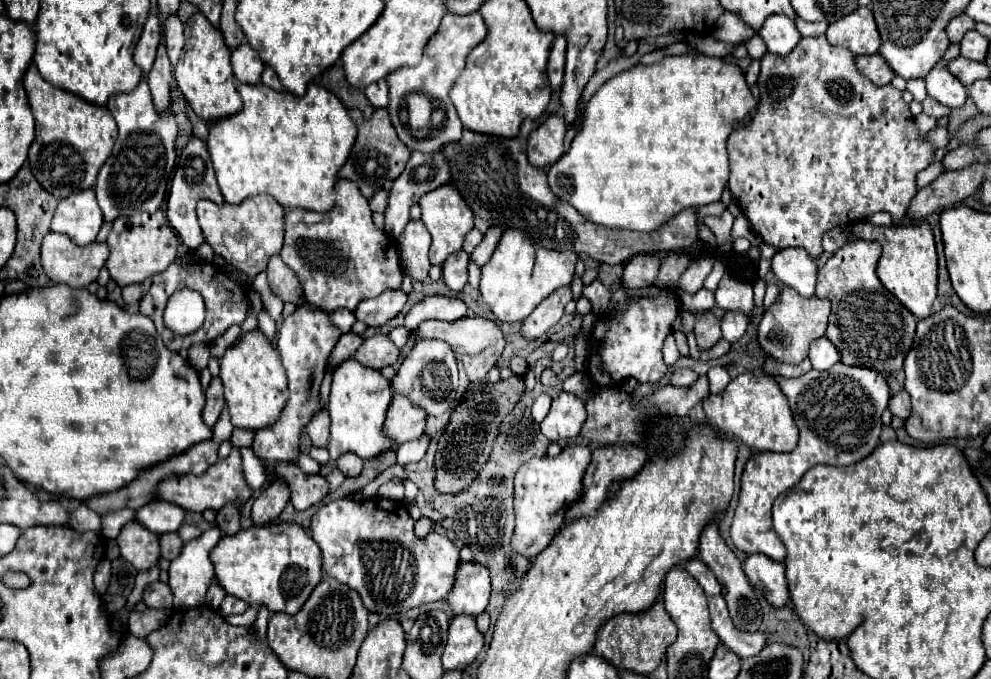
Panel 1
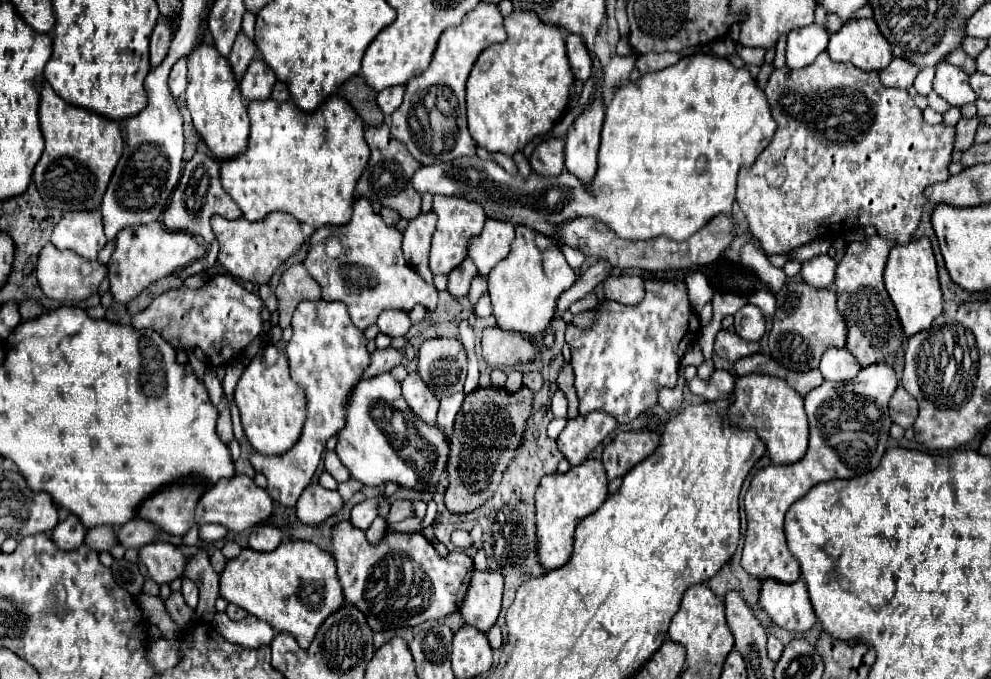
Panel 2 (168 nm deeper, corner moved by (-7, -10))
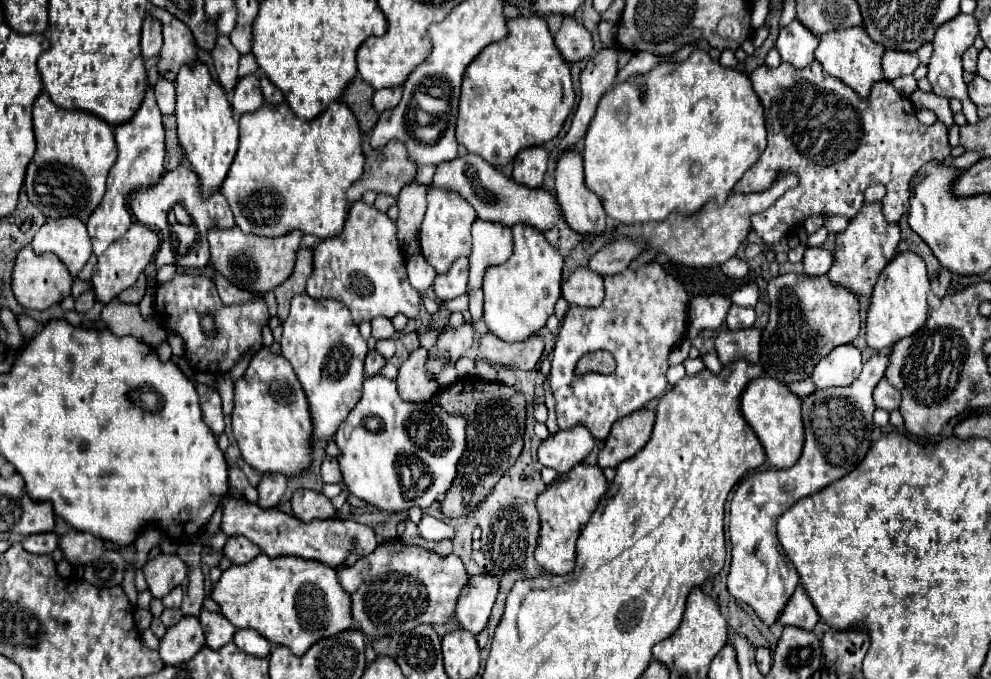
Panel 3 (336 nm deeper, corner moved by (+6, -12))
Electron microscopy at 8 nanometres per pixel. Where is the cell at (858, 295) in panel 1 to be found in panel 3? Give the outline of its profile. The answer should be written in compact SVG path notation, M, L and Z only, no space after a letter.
M866 202L862 206L862 212L858 212L858 216L854 216L854 220L850 220L848 228L836 236L834 264L828 272L828 278L834 284L850 288L858 298L870 300L876 278L880 276L880 272L888 264L888 260L894 256L898 242L900 242L900 226L886 222L886 218L882 216L880 202Z

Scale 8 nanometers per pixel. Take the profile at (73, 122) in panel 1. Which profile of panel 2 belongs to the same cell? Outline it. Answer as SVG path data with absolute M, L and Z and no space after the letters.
M43 82L39 102L39 124L45 138L45 150L35 166L33 180L47 206L57 210L99 210L105 188L123 152L119 122L67 104L55 90Z

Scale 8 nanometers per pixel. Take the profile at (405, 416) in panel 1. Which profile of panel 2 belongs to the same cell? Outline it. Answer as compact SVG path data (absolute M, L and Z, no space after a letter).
M409 372L409 376L401 382L401 388L403 388L403 398L407 400L409 408L415 412L415 416L421 418L423 422L429 422L429 426L435 426L439 400L423 384L423 380L417 376L417 372Z

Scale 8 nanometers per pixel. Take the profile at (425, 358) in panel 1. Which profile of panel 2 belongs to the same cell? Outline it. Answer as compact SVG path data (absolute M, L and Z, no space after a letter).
M457 338L425 340L417 354L417 374L437 398L463 392L467 354Z

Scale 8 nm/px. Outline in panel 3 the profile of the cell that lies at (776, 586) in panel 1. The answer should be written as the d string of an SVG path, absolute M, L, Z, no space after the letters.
M802 586L796 588L796 592L792 594L790 602L786 604L784 612L778 618L778 622L782 626L798 626L802 630L812 630L818 624L818 620L820 620L820 616Z

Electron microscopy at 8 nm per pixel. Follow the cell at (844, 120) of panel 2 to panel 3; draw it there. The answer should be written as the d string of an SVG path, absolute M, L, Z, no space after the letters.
M812 62L810 66L806 66L806 68L802 68L802 70L792 68L790 64L780 64L778 68L760 66L760 68L756 68L756 70L750 74L750 80L752 80L754 92L756 92L758 98L762 100L764 114L766 114L766 120L768 120L768 124L770 124L770 128L768 128L768 146L766 146L764 154L760 156L760 160L758 160L758 162L744 174L744 178L736 184L734 192L762 192L762 190L770 188L770 184L774 184L778 172L794 172L794 174L798 174L798 178L800 178L800 184L798 184L796 188L788 190L774 206L770 206L770 208L768 208L766 212L762 212L762 214L752 216L752 228L754 228L754 232L756 232L768 246L778 244L784 236L790 234L792 228L796 228L796 226L802 224L806 218L816 216L816 214L822 214L822 216L840 214L840 216L844 216L844 218L854 218L854 216L858 214L858 210L862 208L862 204L864 204L864 190L866 190L868 186L872 186L872 184L884 184L884 186L886 186L886 196L884 196L884 200L882 200L882 210L884 210L886 220L898 222L900 216L902 216L902 214L906 212L906 208L908 208L908 198L910 198L910 192L912 192L912 180L914 180L916 172L918 172L924 164L928 164L928 162L932 162L932 160L934 160L934 162L944 162L944 160L950 156L950 150L952 150L952 148L950 148L950 144L948 144L948 128L946 128L942 122L934 122L934 124L930 124L930 126L920 124L918 118L916 118L916 106L910 102L910 98L898 94L890 82L880 82L880 84L876 84L876 86L872 88L870 98L864 100L864 98L860 98L860 96L854 96L854 92L850 92L850 88L848 88L844 82L840 82L838 78L828 76L828 74L822 70L822 66L820 66L818 62Z

